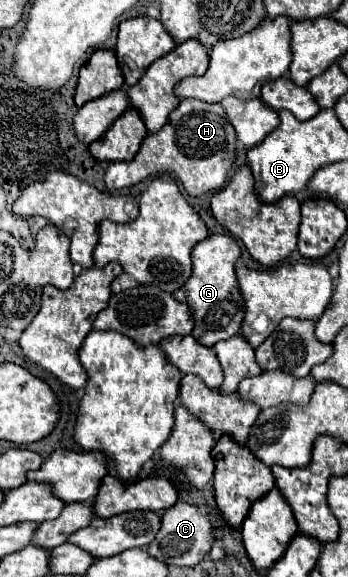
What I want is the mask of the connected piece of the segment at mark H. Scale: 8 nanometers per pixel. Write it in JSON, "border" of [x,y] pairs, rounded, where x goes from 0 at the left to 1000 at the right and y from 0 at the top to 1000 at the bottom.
{"border":[[[529,172],[489,196],[477,217],[454,231],[420,234],[379,279],[316,282],[299,303],[305,328],[339,331],[414,314],[425,303],[500,296],[500,307],[517,310],[529,331],[546,341],[575,341],[580,334],[644,324],[655,296],[672,282],[672,262],[678,262],[678,231],[661,210],[649,206],[638,182]]]}

